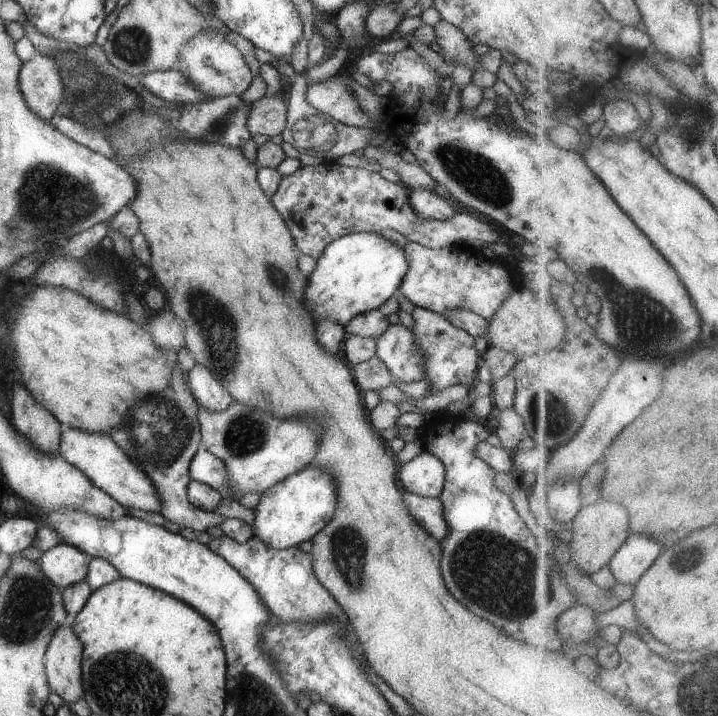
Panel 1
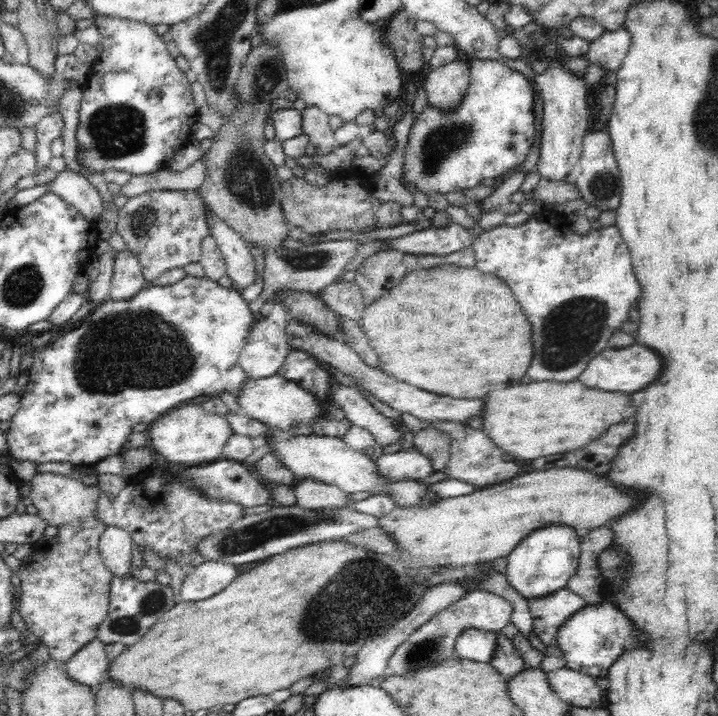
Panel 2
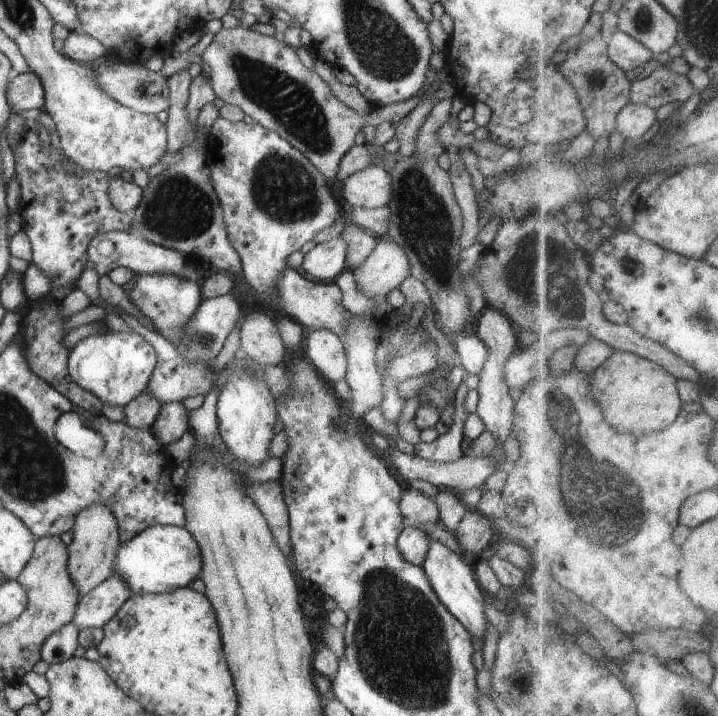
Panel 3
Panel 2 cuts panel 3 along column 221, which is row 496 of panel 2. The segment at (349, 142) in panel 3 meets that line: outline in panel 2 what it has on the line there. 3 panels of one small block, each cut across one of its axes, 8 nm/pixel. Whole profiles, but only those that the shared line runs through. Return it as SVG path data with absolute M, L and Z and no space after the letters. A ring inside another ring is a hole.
M38 471L29 484L32 486L32 505L38 509L37 516L44 518L49 526L58 527L58 533L50 540L34 544L33 552L14 572L20 578L16 610L26 623L27 630L49 648L51 658L64 664L82 646L96 638L98 628L109 612L110 586L114 576L104 566L99 554L100 536L107 526L96 519L96 508L103 493L99 486L82 485L82 480L76 475L68 477L52 472Z

